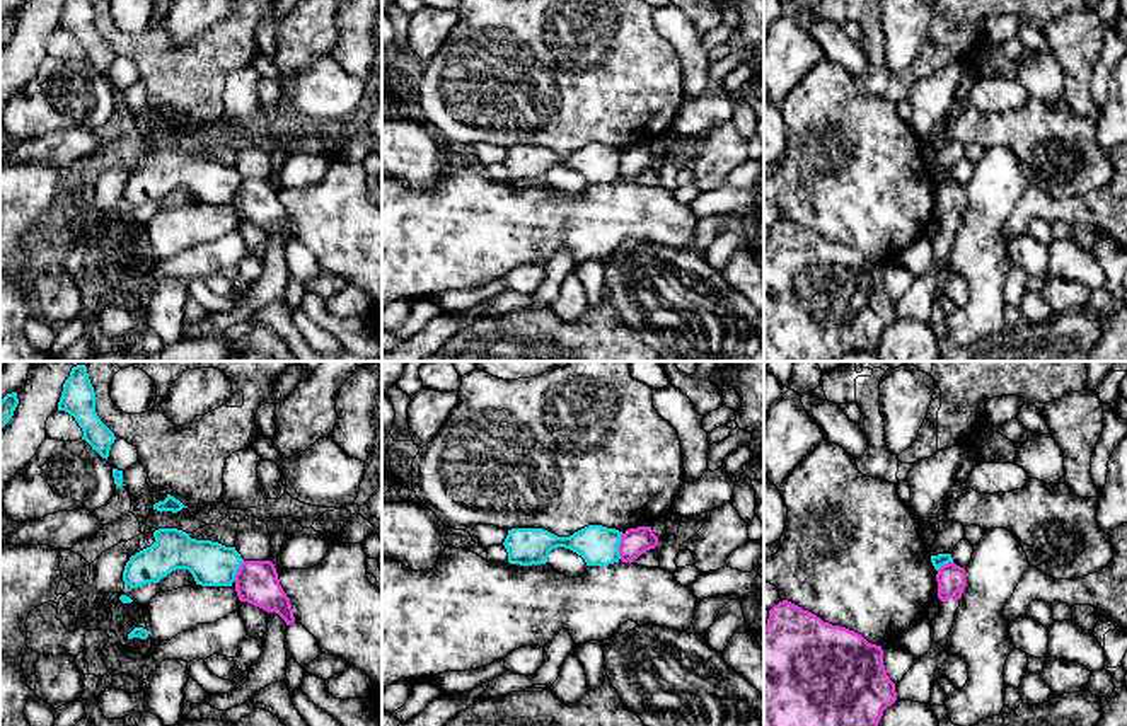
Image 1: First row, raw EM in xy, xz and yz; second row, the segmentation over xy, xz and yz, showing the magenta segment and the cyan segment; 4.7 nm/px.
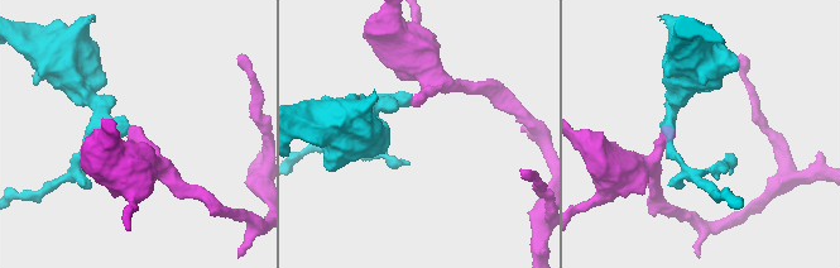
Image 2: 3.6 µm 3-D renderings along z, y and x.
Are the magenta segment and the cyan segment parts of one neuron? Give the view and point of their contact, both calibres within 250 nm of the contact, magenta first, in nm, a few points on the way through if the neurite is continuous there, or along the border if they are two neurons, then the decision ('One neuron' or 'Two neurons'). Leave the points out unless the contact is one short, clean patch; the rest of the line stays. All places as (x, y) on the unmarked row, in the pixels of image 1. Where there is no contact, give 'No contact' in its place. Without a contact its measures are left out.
Touches magenta at xz (619, 164). Thickness 130 nm (magenta) against 190 nm. Boundary: xz (623, 152), (619, 176). Two neurons

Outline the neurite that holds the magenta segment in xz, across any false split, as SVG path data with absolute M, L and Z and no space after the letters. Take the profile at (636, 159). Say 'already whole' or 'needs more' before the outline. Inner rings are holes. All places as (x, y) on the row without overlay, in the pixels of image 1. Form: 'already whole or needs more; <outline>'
already whole; M651 145L629 147L622 152L619 162L619 172L622 181L633 181L643 170L655 167L658 164L658 155L653 152Z

